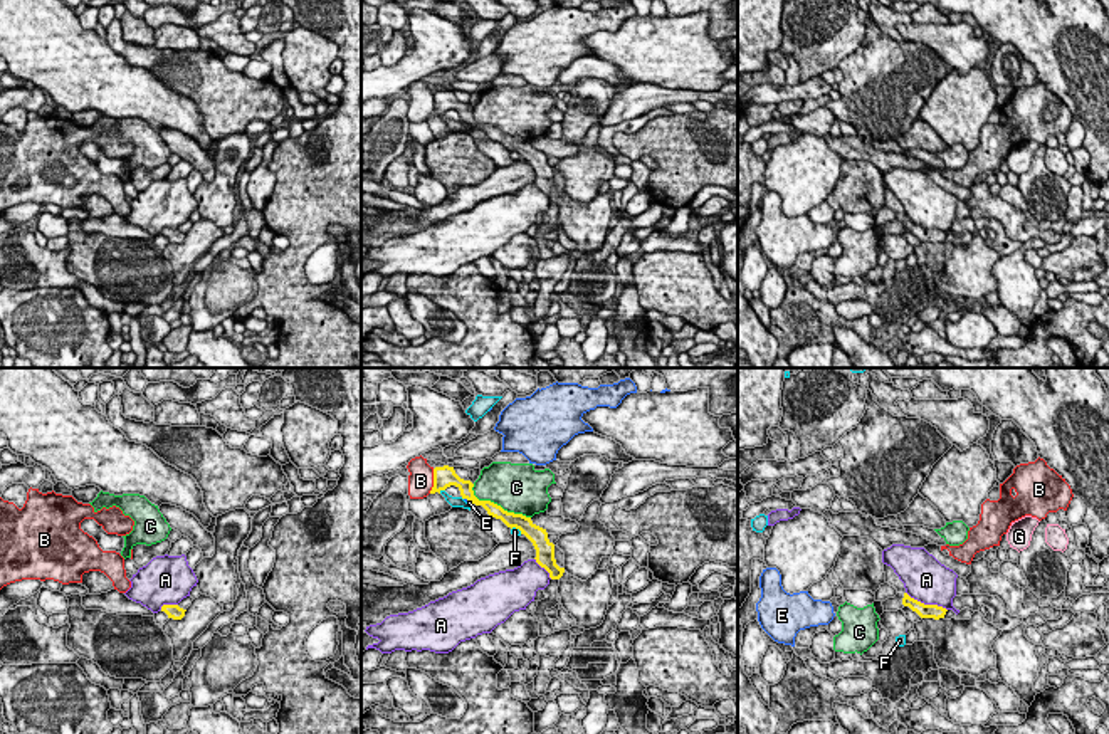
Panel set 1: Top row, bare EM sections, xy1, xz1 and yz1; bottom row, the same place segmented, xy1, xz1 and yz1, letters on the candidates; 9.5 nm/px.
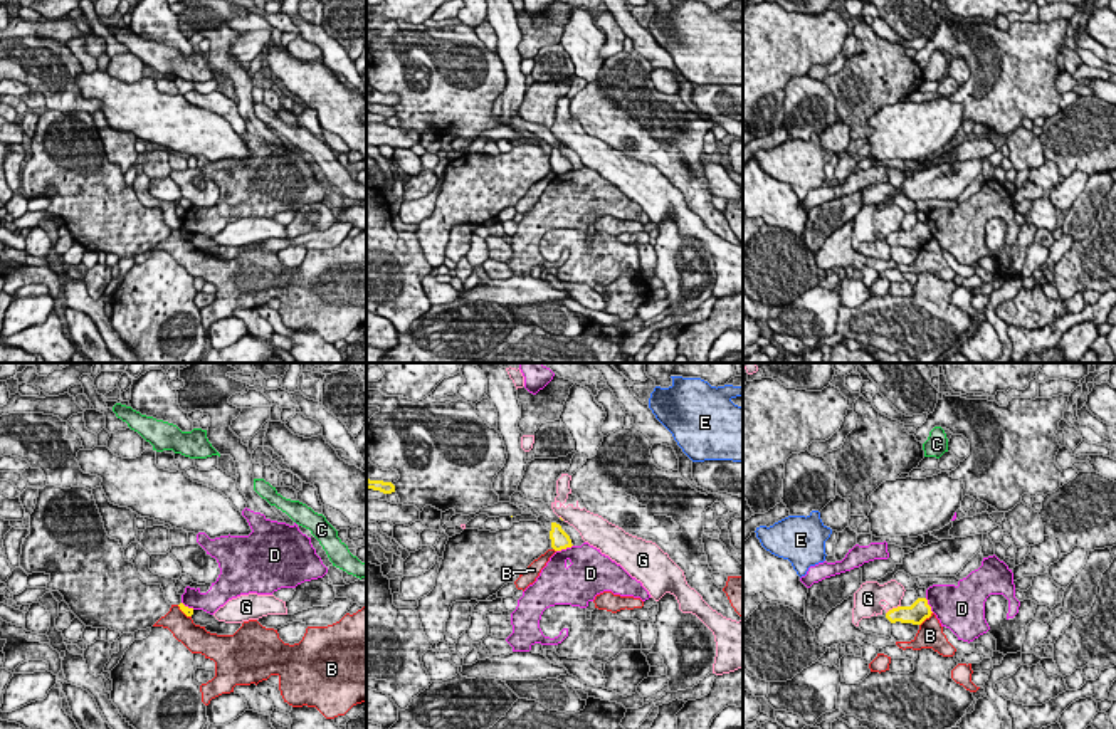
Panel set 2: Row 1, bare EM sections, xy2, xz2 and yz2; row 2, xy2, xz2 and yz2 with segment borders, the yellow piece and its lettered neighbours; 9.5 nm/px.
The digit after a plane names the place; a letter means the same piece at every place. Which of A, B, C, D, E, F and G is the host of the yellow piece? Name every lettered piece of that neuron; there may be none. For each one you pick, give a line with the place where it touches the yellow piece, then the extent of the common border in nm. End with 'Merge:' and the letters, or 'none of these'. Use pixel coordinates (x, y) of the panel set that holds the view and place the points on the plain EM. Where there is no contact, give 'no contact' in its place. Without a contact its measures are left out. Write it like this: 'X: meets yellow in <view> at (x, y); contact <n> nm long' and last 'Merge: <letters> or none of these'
Merge: none of these

